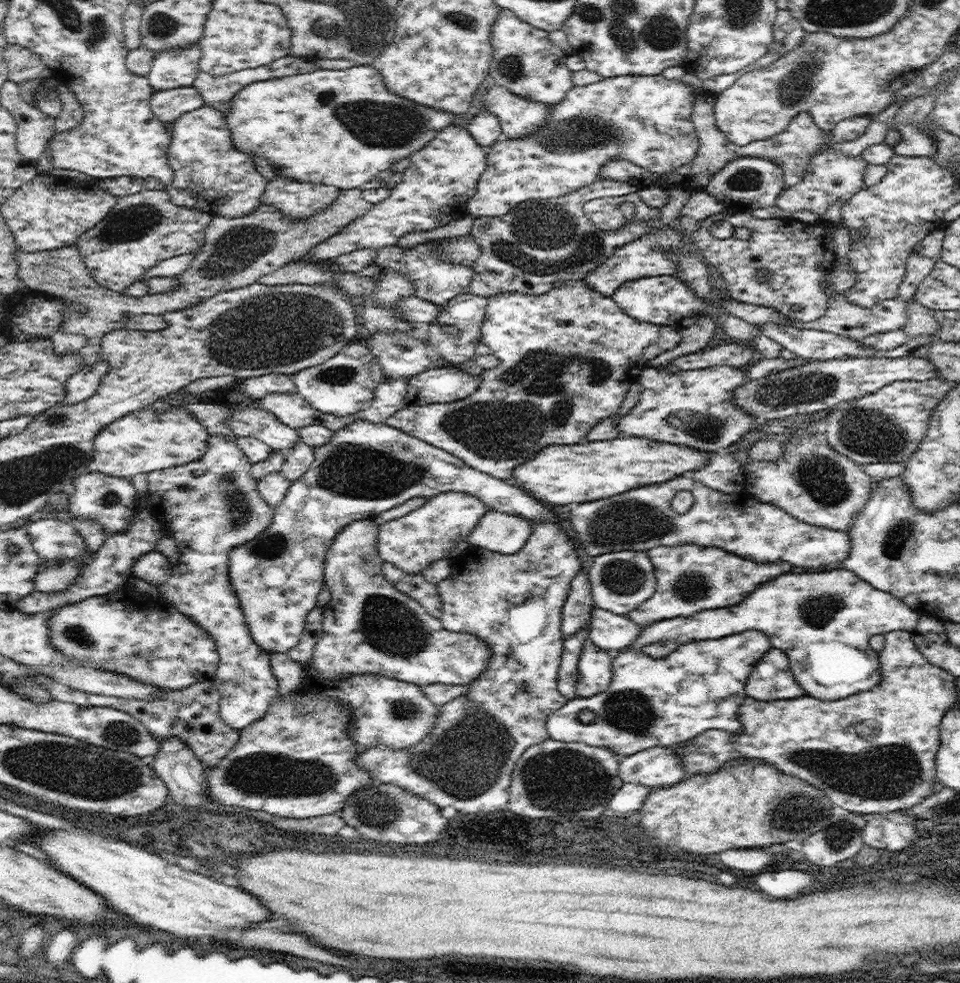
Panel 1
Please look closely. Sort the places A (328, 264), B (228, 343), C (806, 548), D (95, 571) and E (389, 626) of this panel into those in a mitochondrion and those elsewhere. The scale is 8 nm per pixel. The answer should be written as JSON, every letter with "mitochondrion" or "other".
{"A":"other","B":"mitochondrion","C":"other","D":"other","E":"mitochondrion"}

